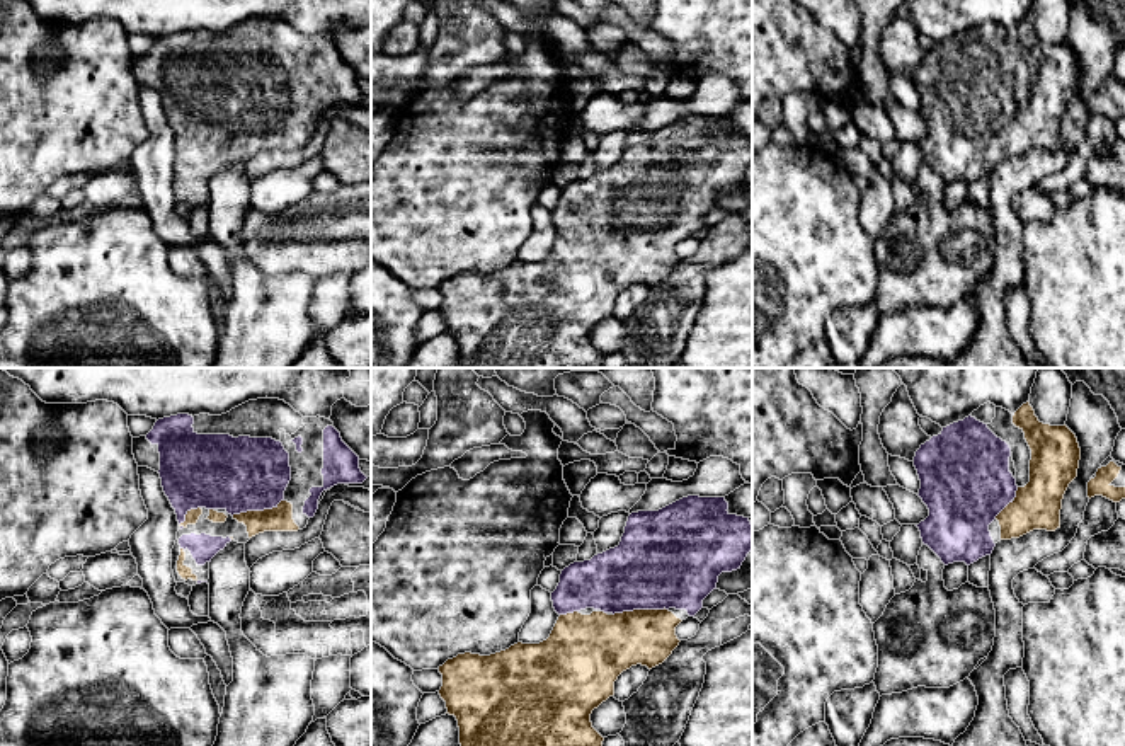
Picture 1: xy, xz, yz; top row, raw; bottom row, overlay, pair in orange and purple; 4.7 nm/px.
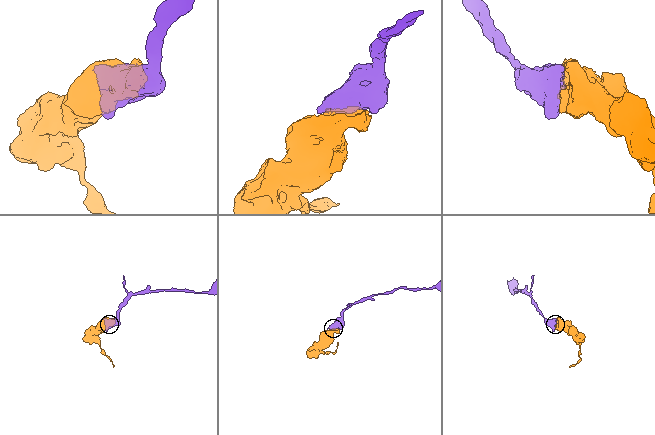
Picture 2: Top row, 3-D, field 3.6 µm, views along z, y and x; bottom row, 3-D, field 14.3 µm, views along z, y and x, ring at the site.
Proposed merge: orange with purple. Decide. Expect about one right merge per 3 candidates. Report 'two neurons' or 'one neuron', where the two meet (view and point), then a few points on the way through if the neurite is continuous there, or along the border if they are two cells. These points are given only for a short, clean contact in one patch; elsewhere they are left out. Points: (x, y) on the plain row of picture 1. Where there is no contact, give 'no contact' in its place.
one neuron; contact xz (640, 229)

